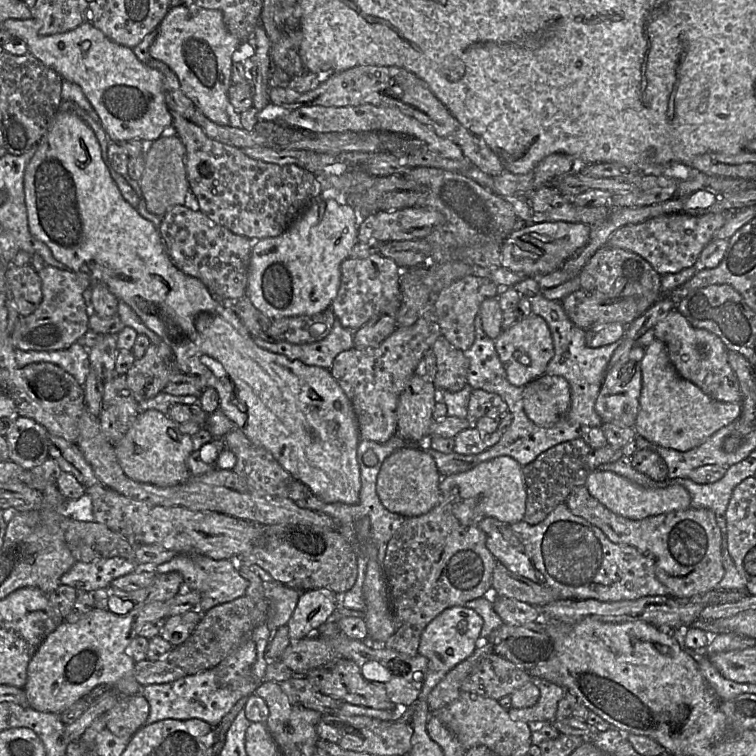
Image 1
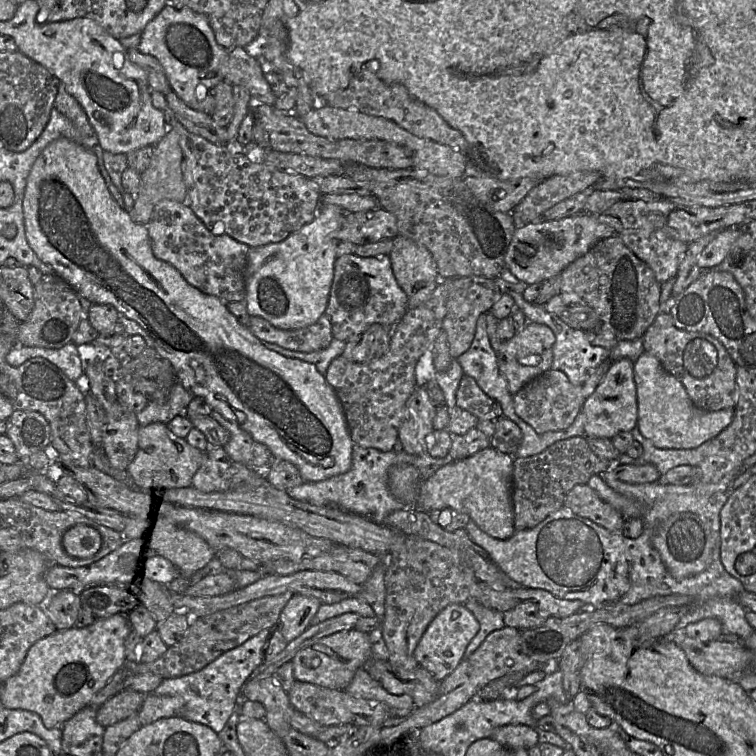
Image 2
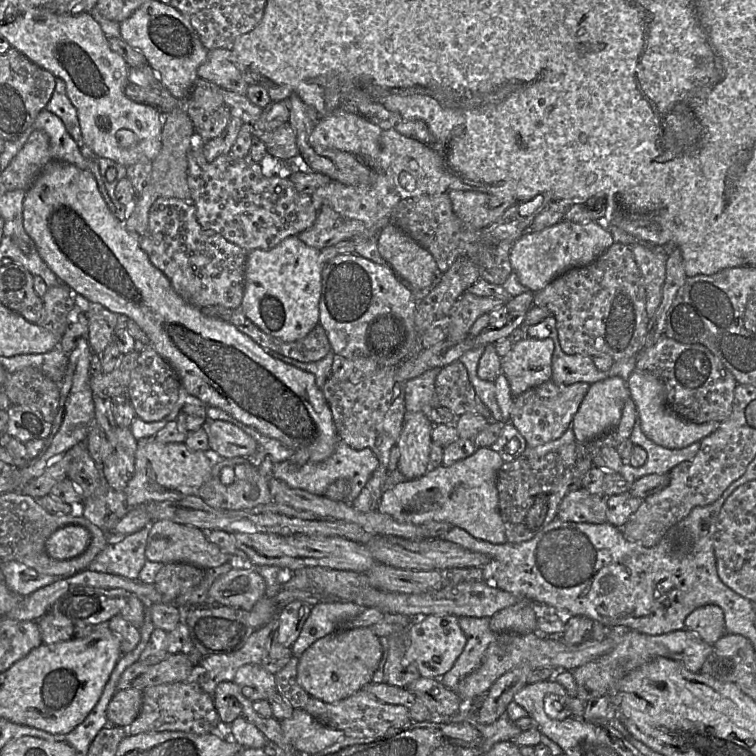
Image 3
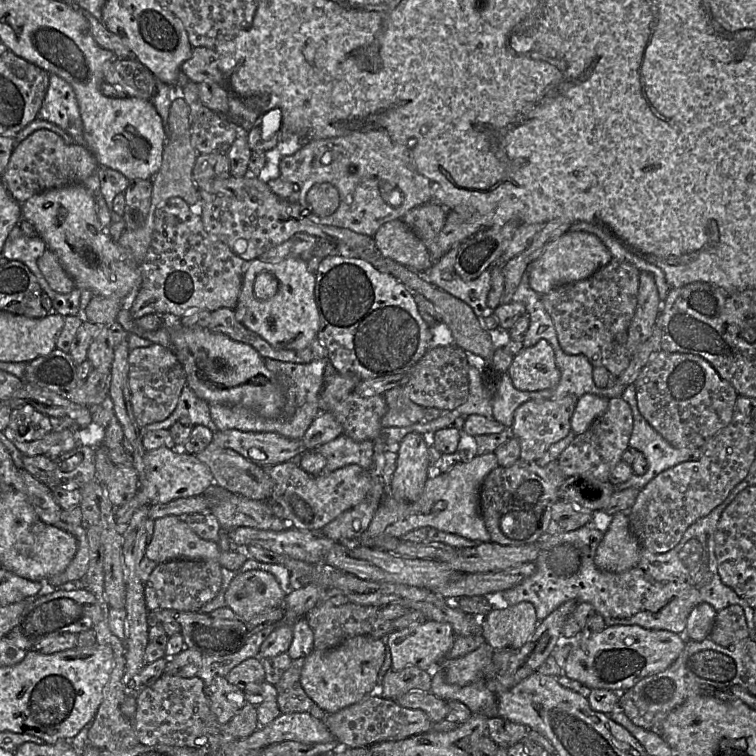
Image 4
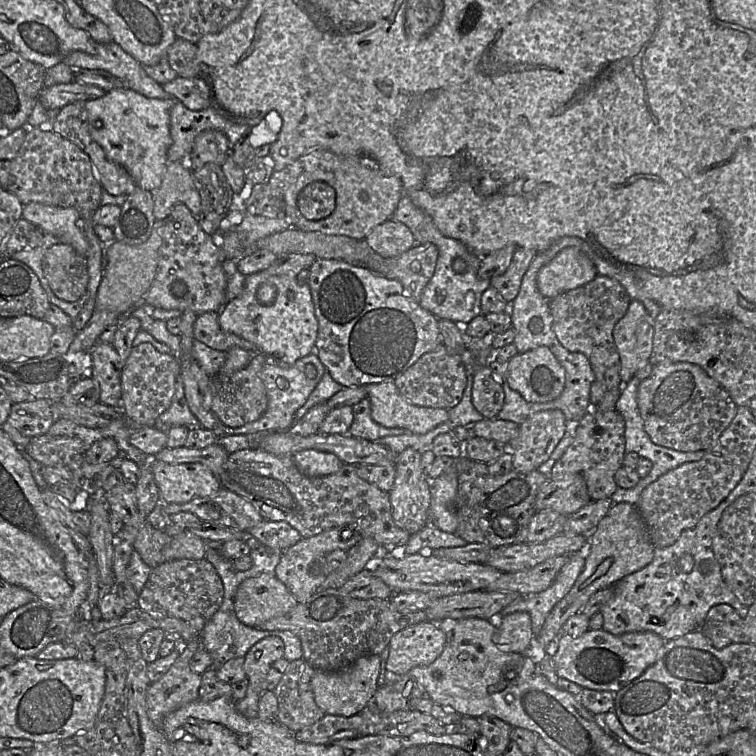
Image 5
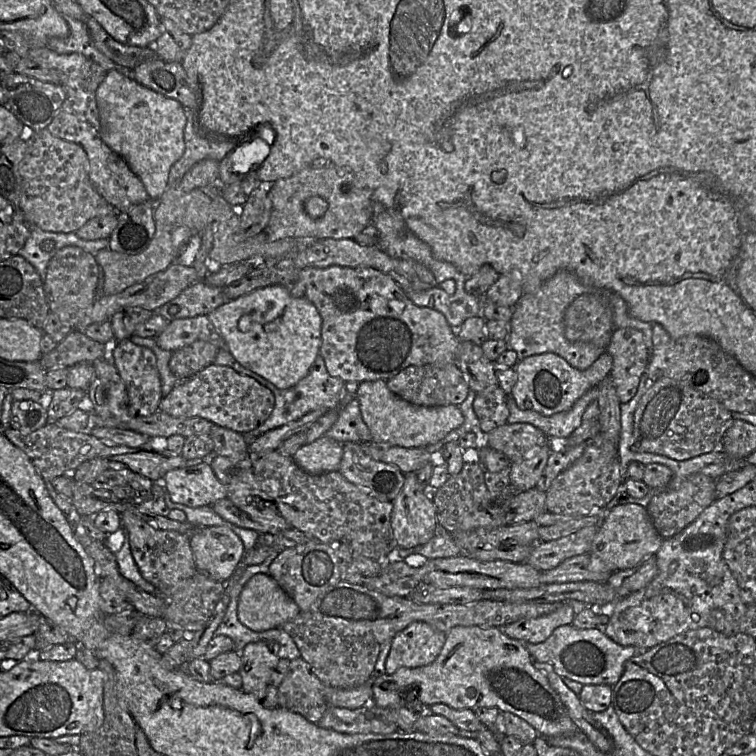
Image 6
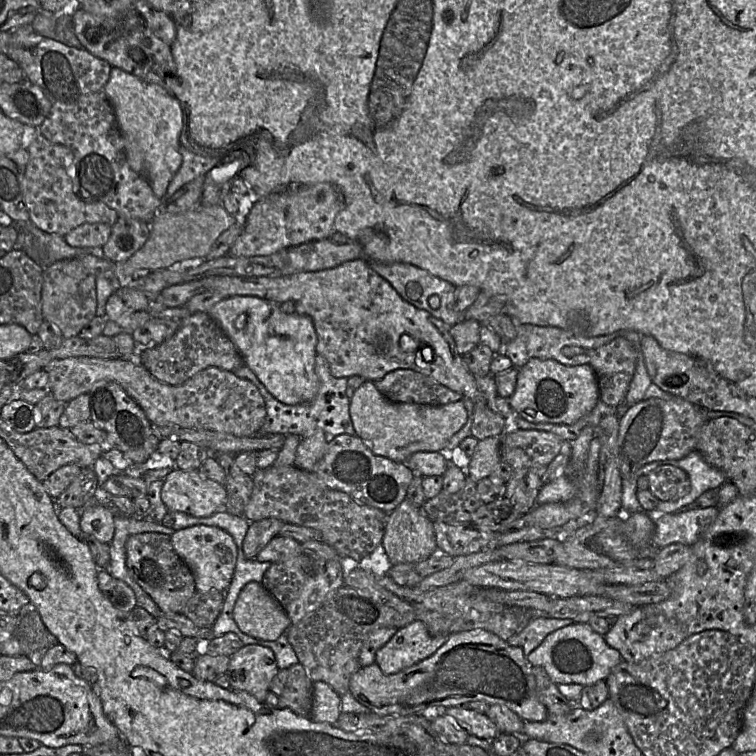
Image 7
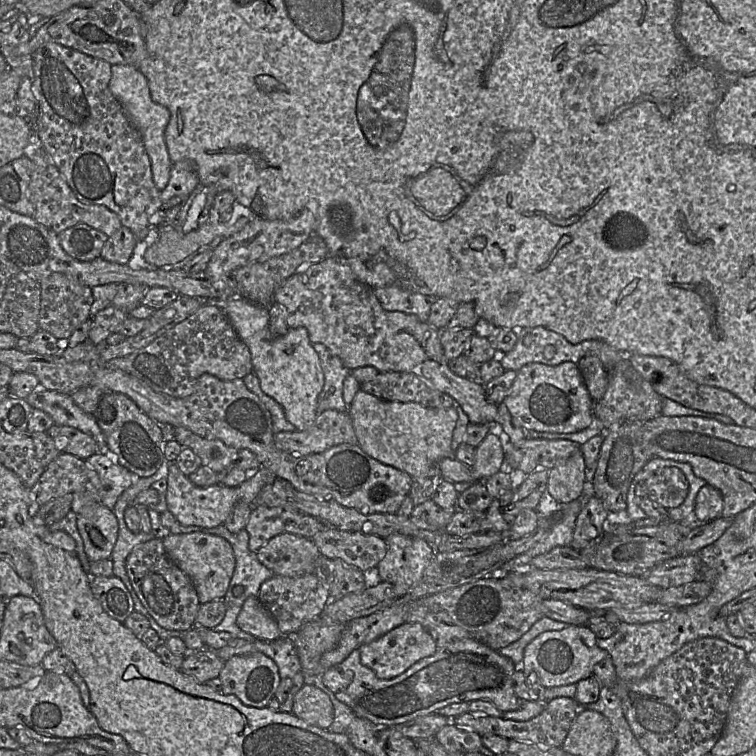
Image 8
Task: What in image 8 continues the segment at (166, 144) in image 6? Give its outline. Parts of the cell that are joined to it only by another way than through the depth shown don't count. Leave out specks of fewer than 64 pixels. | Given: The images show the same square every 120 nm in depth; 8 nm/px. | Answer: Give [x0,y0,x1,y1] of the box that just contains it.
[109,64,172,191]

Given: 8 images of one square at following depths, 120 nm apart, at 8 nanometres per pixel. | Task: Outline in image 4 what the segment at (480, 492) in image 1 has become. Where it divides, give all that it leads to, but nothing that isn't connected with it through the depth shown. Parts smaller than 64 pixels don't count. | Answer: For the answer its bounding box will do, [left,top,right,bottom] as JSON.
[347,448,497,547]

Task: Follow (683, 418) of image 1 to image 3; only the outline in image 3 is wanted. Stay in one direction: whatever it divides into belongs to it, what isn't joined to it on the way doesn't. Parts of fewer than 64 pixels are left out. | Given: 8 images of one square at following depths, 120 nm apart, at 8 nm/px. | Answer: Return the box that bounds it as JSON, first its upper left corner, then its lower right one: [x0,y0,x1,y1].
[627,369,720,449]

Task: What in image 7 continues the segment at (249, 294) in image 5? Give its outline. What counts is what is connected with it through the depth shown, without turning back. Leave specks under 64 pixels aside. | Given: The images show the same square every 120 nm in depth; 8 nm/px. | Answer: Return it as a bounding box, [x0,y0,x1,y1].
[206,296,319,405]

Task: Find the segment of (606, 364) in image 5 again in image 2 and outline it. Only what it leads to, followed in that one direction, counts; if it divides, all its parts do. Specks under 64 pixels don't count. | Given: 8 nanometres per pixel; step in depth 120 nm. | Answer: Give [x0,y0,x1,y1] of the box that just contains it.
[561,234,661,341]

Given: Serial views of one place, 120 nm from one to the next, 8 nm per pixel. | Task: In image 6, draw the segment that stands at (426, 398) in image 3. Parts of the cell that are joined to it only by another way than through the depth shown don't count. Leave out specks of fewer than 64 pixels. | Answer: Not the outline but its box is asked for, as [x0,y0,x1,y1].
[325,399,372,444]

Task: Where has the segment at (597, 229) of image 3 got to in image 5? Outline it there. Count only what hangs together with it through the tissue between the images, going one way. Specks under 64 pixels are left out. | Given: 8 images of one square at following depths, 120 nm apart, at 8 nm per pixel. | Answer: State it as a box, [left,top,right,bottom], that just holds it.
[537,247,597,299]

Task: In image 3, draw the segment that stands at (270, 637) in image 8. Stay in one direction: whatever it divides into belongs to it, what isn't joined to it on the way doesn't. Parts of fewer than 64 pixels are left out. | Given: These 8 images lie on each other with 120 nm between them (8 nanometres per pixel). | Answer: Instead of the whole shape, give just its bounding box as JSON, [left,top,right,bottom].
[208,568,266,611]

